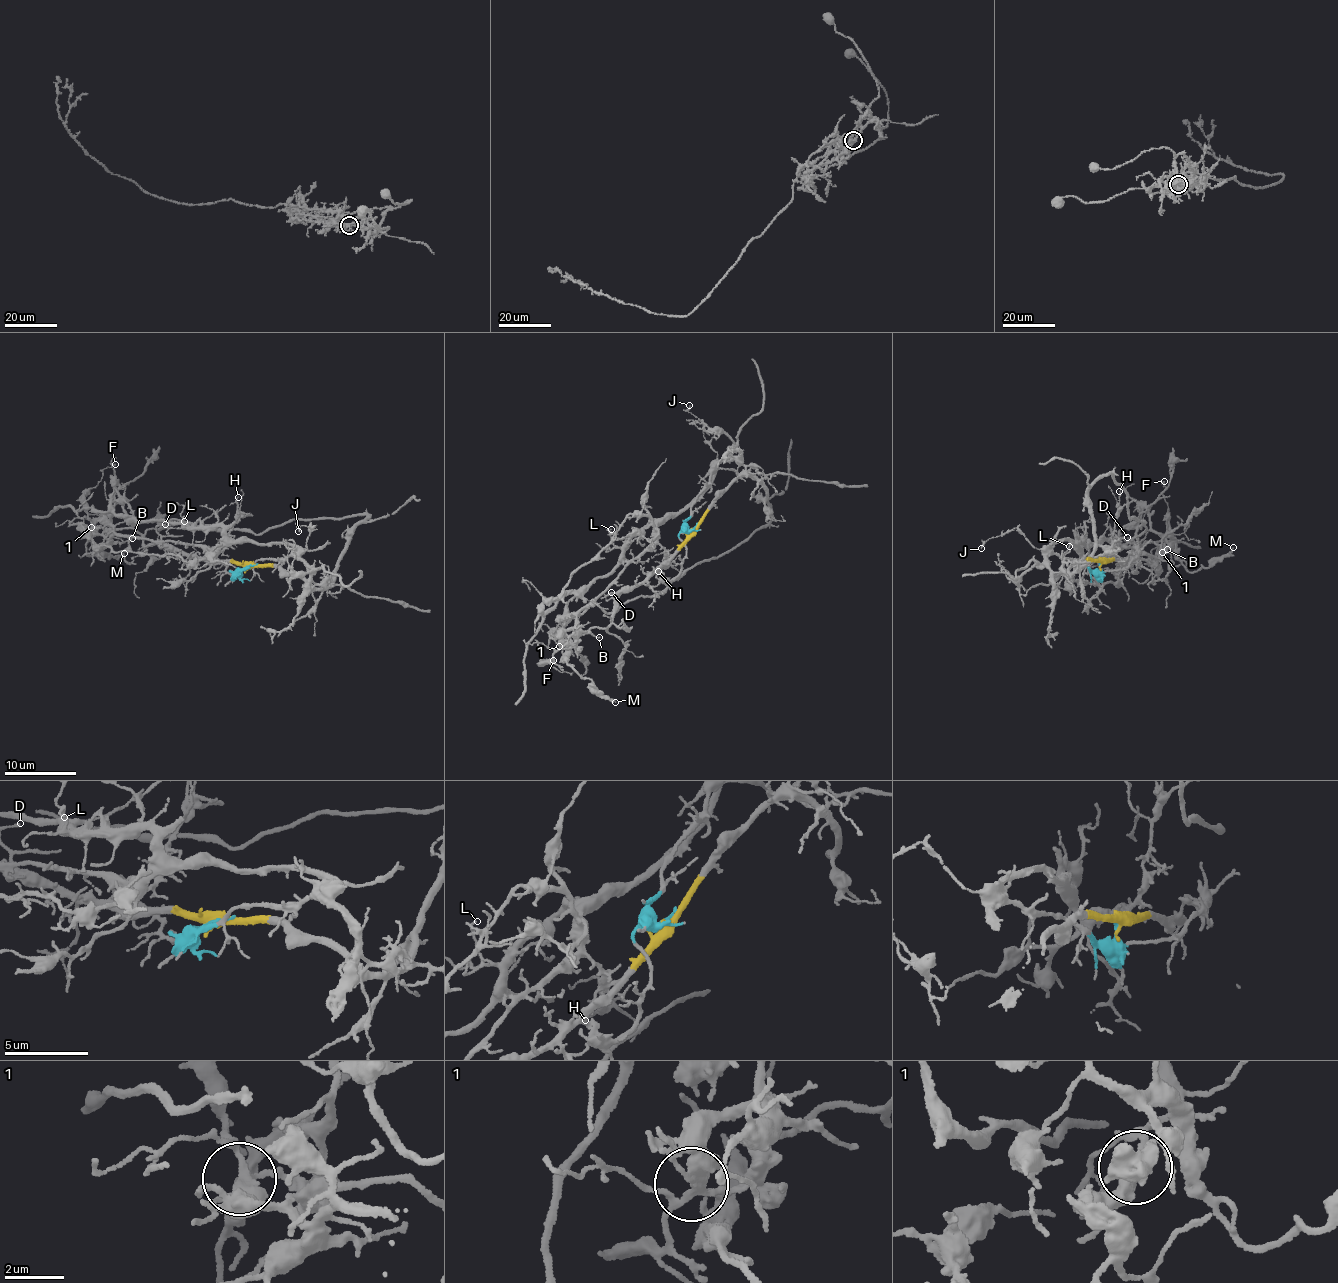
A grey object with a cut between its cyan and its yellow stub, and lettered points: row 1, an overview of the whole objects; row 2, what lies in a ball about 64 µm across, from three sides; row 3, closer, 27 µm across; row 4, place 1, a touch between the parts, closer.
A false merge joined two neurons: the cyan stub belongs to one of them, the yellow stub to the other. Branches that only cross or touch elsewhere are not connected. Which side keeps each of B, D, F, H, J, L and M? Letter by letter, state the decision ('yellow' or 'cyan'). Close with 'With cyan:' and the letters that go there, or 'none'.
B: cyan
D: yellow
F: cyan
H: cyan
J: cyan
L: cyan
M: yellow
With cyan: B, F, H, J, L

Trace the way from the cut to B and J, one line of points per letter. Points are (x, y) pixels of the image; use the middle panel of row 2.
B: (693, 529), (692, 501), (712, 472), (577, 615), (599, 637)
J: (693, 529), (687, 528), (686, 519), (692, 501), (712, 475), (718, 454), (689, 406)

